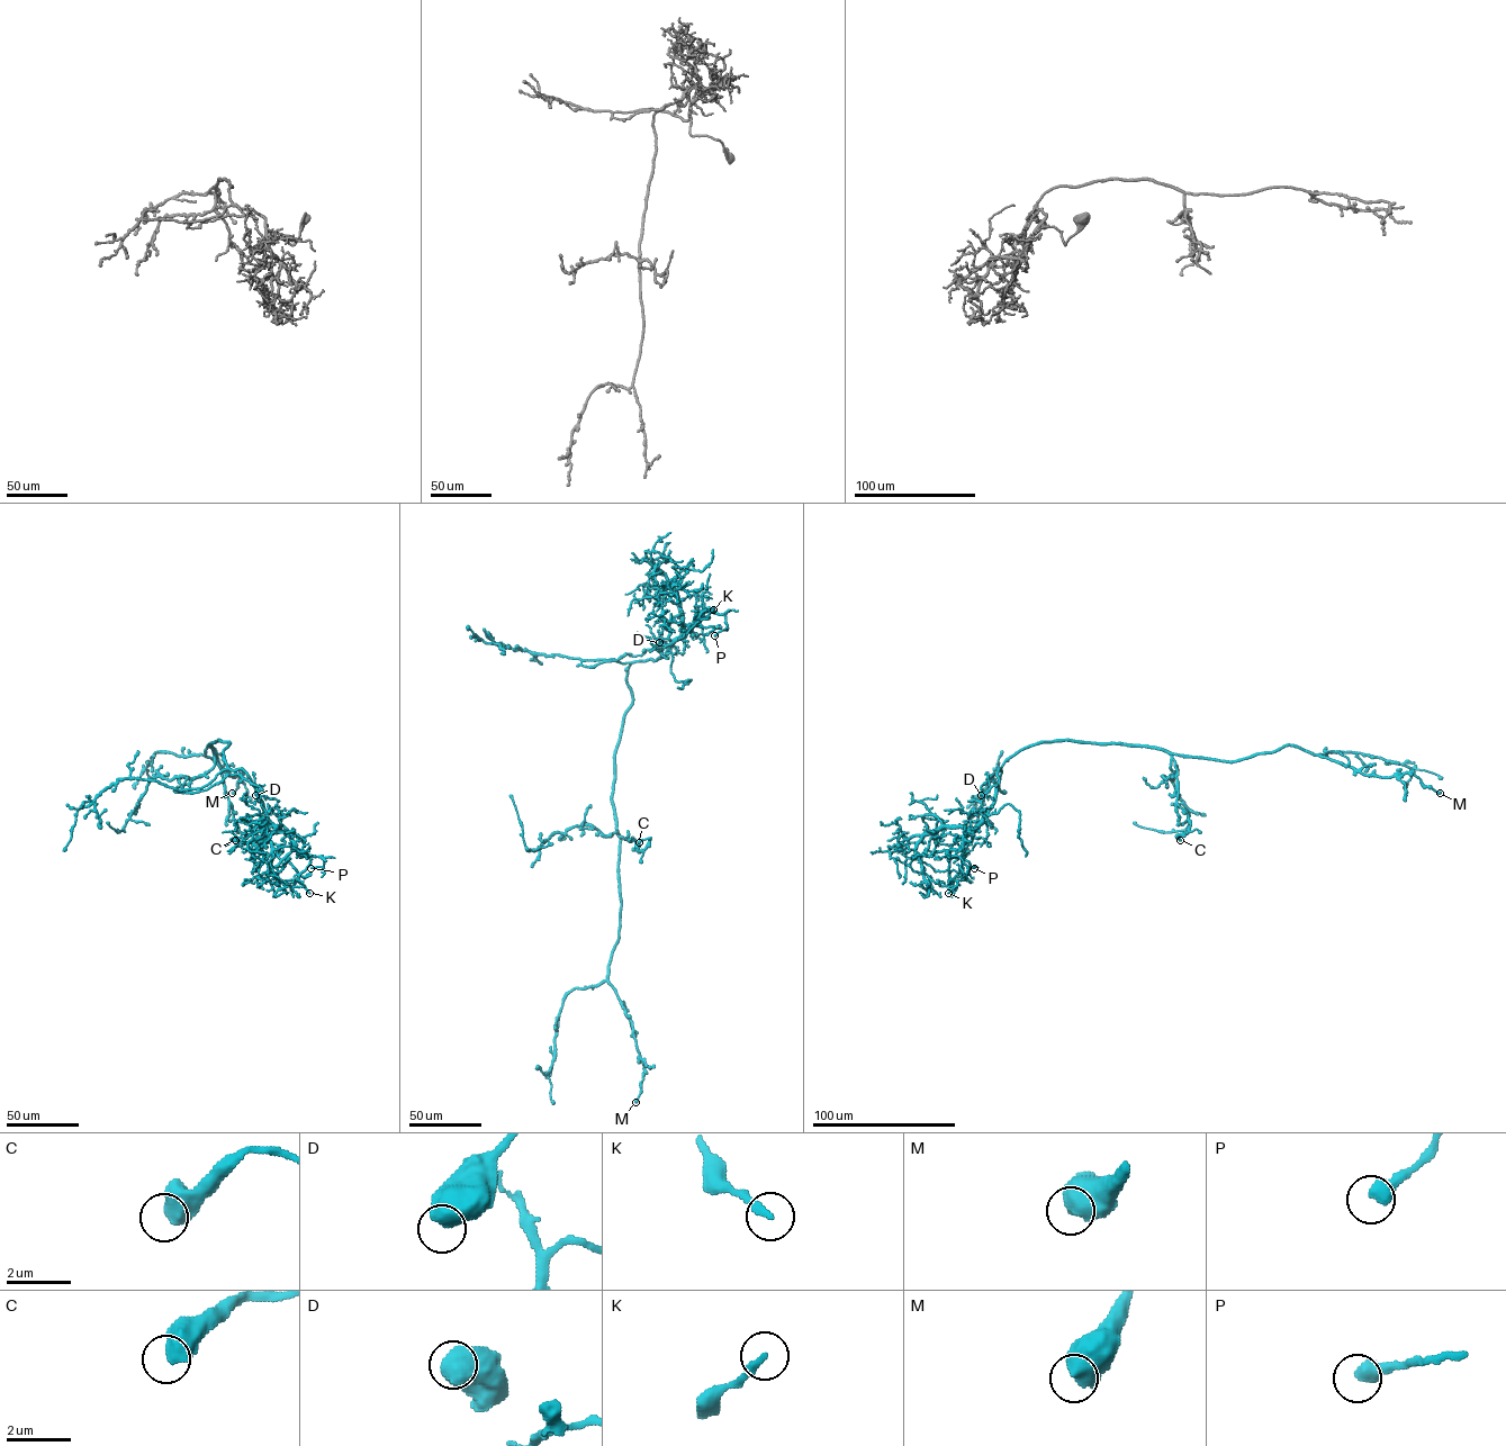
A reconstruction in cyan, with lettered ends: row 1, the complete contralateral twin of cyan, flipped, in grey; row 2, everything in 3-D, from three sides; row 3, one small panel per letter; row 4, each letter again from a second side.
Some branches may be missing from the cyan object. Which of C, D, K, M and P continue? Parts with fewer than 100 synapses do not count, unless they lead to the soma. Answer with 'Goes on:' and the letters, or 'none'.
Goes on: none

